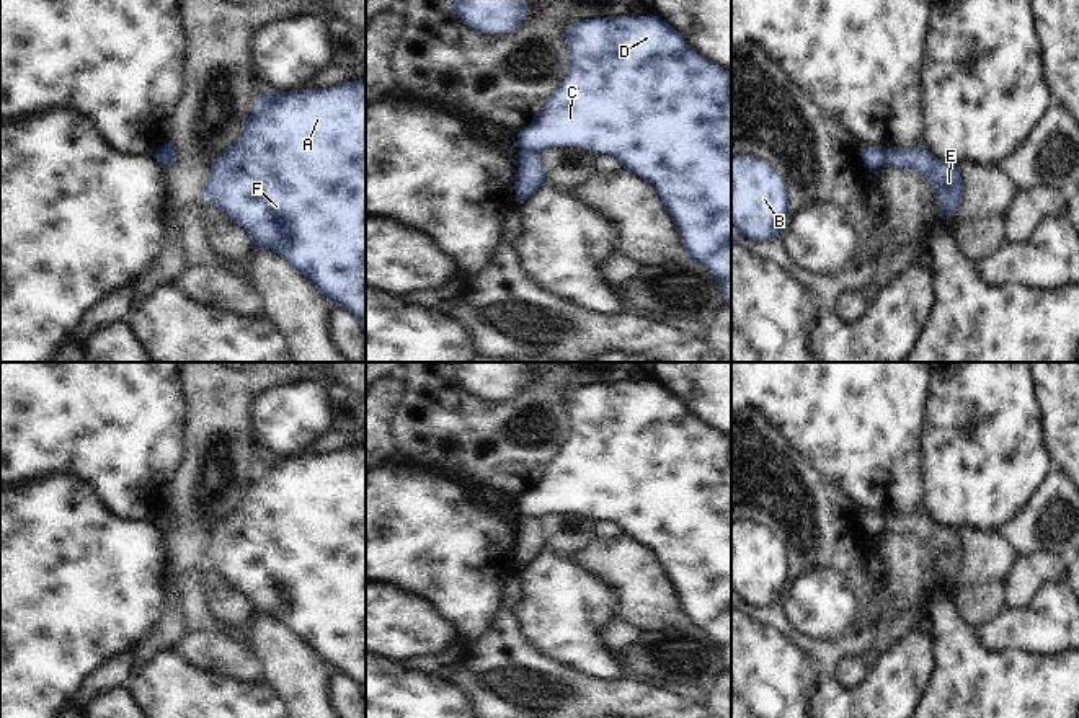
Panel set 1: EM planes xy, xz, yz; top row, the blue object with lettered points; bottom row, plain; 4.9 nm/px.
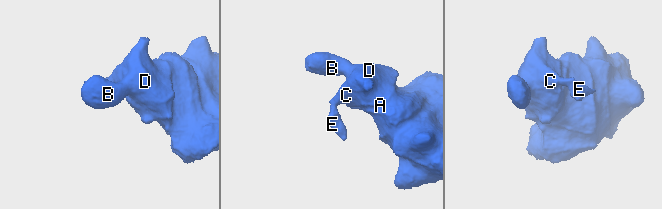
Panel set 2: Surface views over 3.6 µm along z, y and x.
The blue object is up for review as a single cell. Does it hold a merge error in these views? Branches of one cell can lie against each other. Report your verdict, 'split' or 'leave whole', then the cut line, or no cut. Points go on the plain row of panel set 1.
split; cut xz (521, 514), (534, 514), (539, 519)

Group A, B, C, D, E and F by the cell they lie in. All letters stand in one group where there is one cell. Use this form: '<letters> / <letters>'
A B C D F / E

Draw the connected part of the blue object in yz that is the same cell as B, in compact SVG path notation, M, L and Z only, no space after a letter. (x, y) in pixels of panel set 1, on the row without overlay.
M751 521L731 524L731 589L751 607L769 607L788 587L788 558L770 529Z

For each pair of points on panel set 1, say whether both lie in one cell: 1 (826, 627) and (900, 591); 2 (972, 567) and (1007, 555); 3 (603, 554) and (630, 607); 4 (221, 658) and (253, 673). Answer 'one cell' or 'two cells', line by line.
1: one cell
2: one cell
3: one cell
4: one cell

